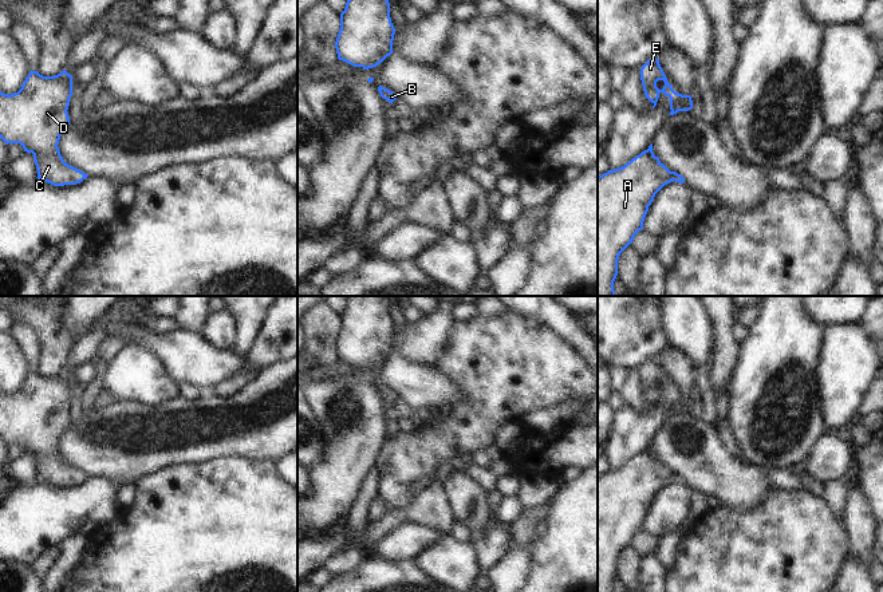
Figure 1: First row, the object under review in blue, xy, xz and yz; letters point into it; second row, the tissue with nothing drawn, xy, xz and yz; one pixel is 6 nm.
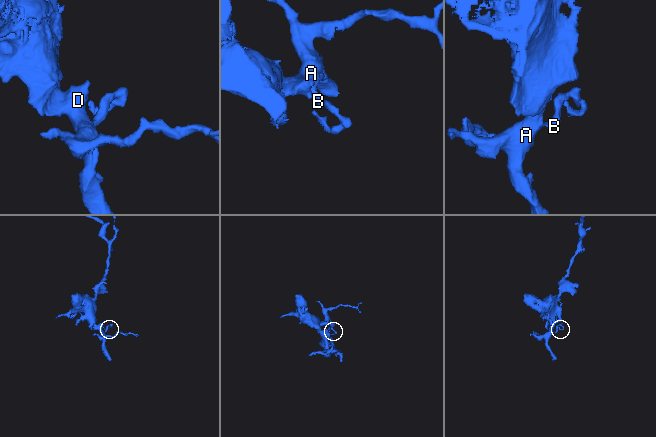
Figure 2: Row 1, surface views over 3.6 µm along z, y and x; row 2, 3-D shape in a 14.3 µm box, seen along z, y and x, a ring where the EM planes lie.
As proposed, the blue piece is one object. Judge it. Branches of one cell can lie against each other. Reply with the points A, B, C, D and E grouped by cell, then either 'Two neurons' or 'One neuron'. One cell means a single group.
Groups: A B C D E. One neuron.

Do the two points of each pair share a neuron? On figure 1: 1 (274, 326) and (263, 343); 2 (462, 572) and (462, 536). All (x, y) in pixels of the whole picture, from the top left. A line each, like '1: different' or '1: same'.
1: same
2: different

